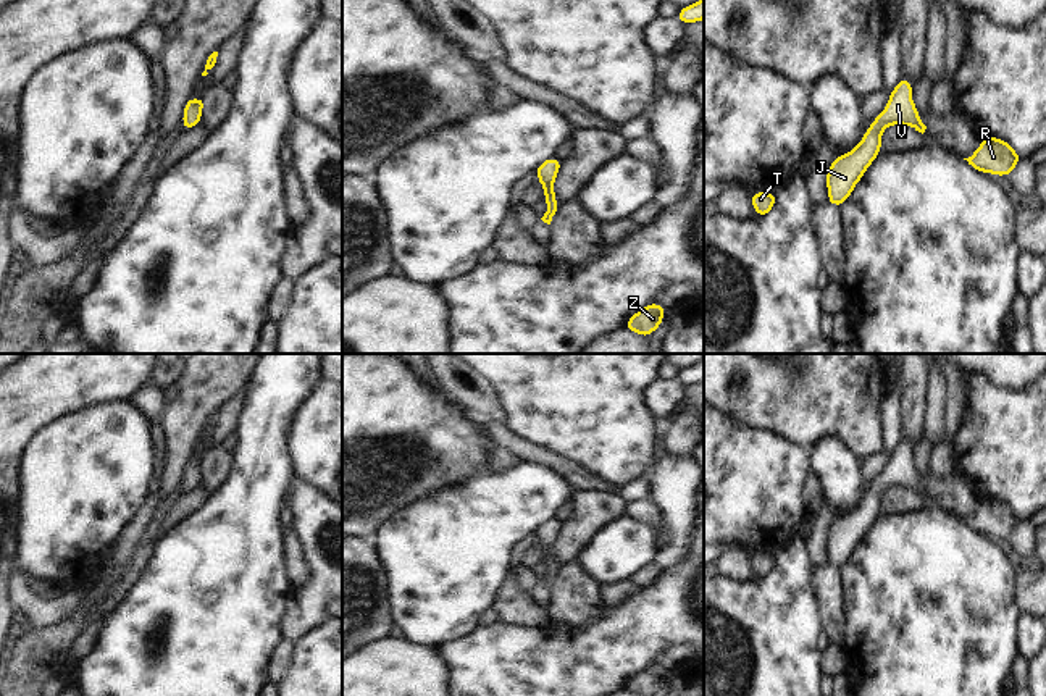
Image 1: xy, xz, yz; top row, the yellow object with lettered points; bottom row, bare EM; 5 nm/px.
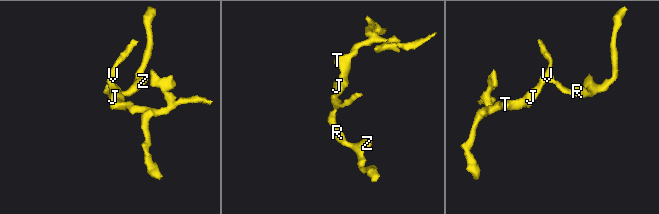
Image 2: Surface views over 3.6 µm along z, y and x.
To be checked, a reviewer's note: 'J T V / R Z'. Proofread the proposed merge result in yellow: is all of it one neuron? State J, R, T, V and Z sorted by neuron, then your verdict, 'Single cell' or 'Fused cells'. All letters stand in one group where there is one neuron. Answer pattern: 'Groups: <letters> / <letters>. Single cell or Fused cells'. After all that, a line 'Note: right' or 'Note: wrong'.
Groups: J R T V Z. Single cell
Note: wrong

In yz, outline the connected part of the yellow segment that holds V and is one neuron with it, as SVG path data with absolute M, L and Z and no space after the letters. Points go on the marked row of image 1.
M901 78L889 94L883 111L872 121L862 140L847 153L838 155L826 171L826 191L830 205L844 205L857 182L881 152L881 136L891 124L912 126L925 132L920 113L912 100L912 82Z

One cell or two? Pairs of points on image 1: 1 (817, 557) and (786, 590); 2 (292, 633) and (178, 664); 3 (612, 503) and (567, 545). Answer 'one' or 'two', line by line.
1: two
2: two
3: one

